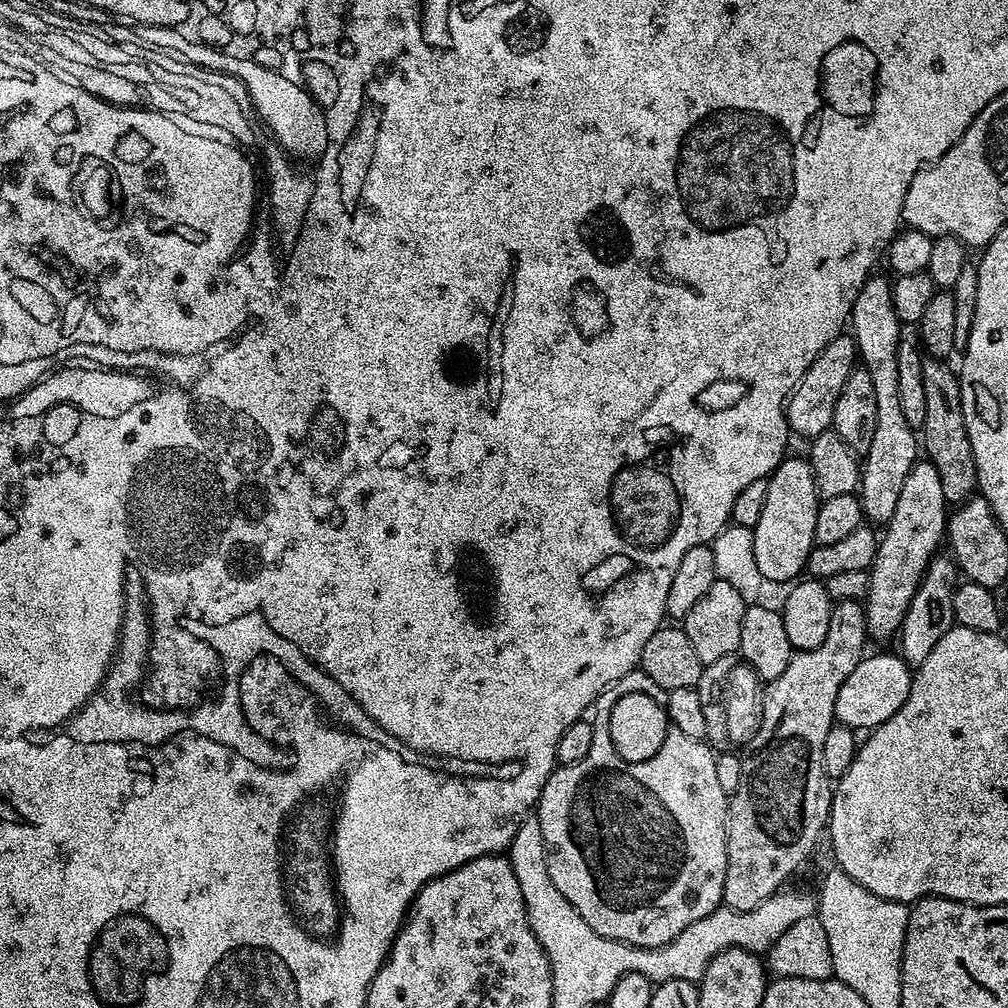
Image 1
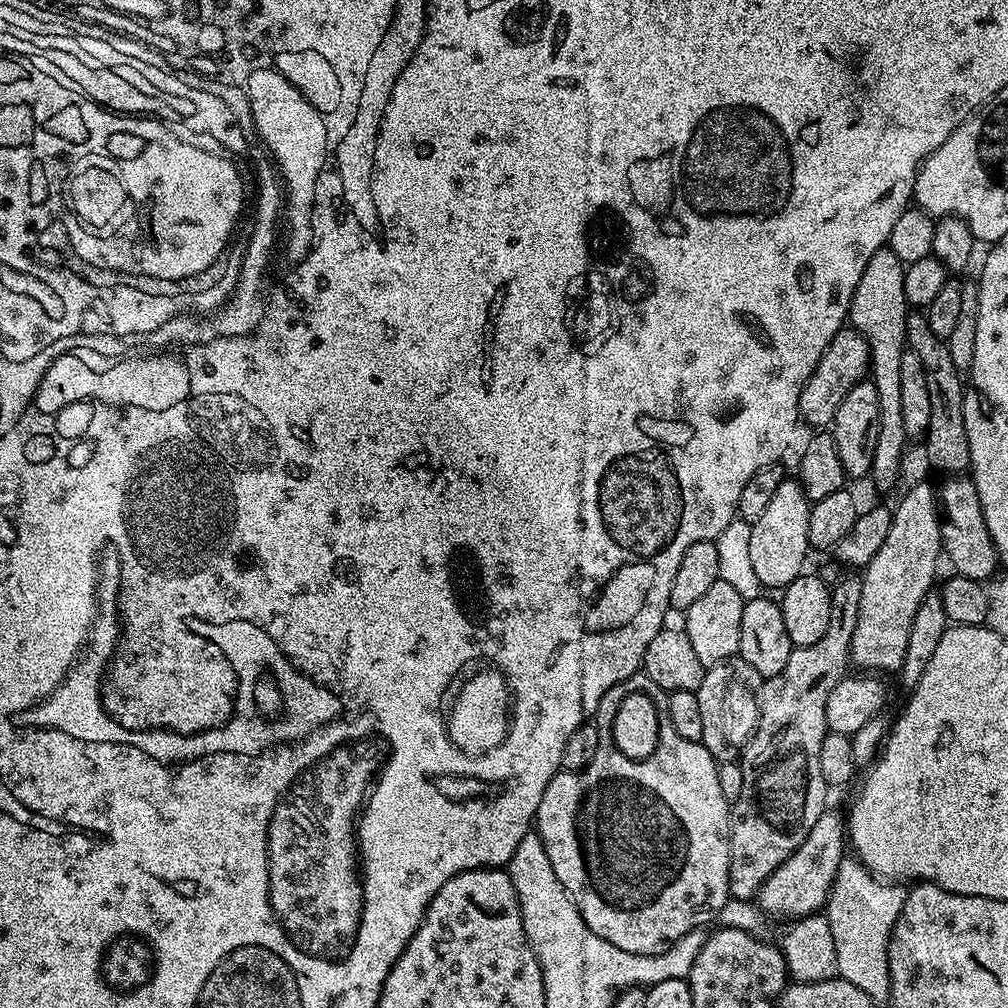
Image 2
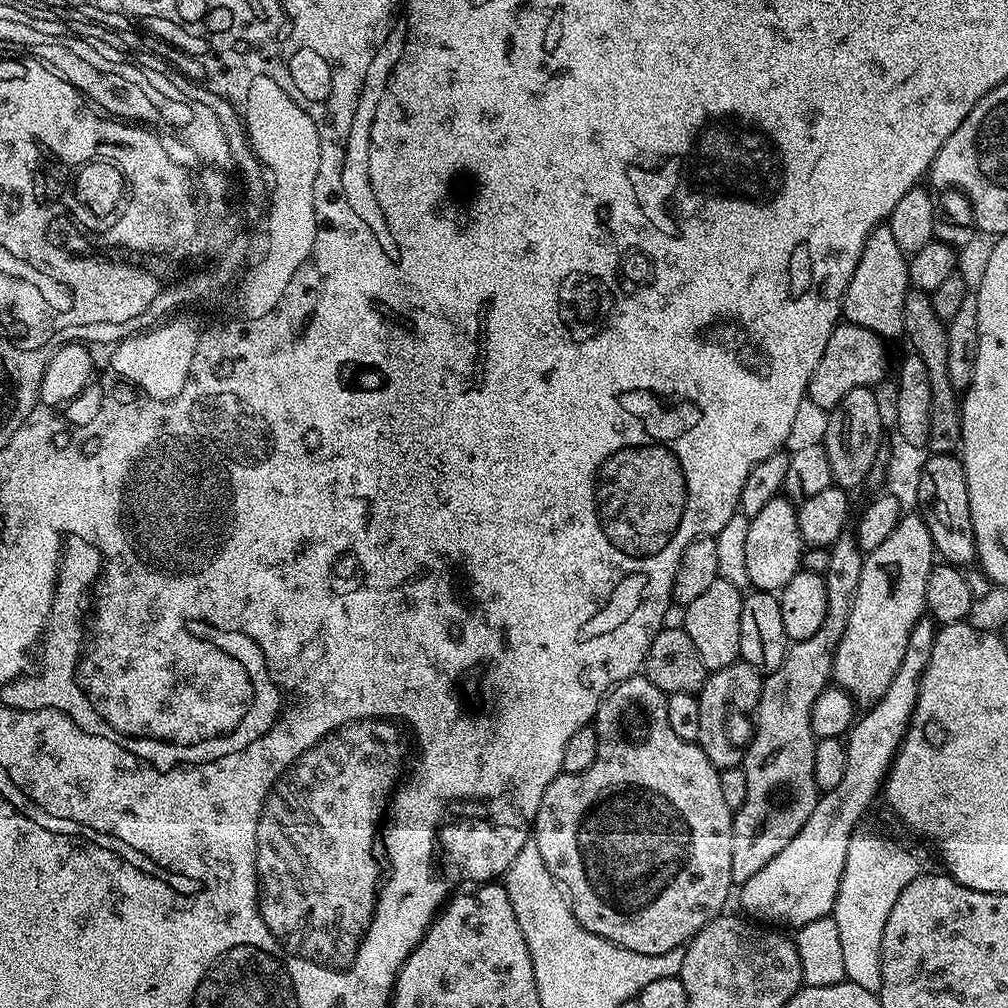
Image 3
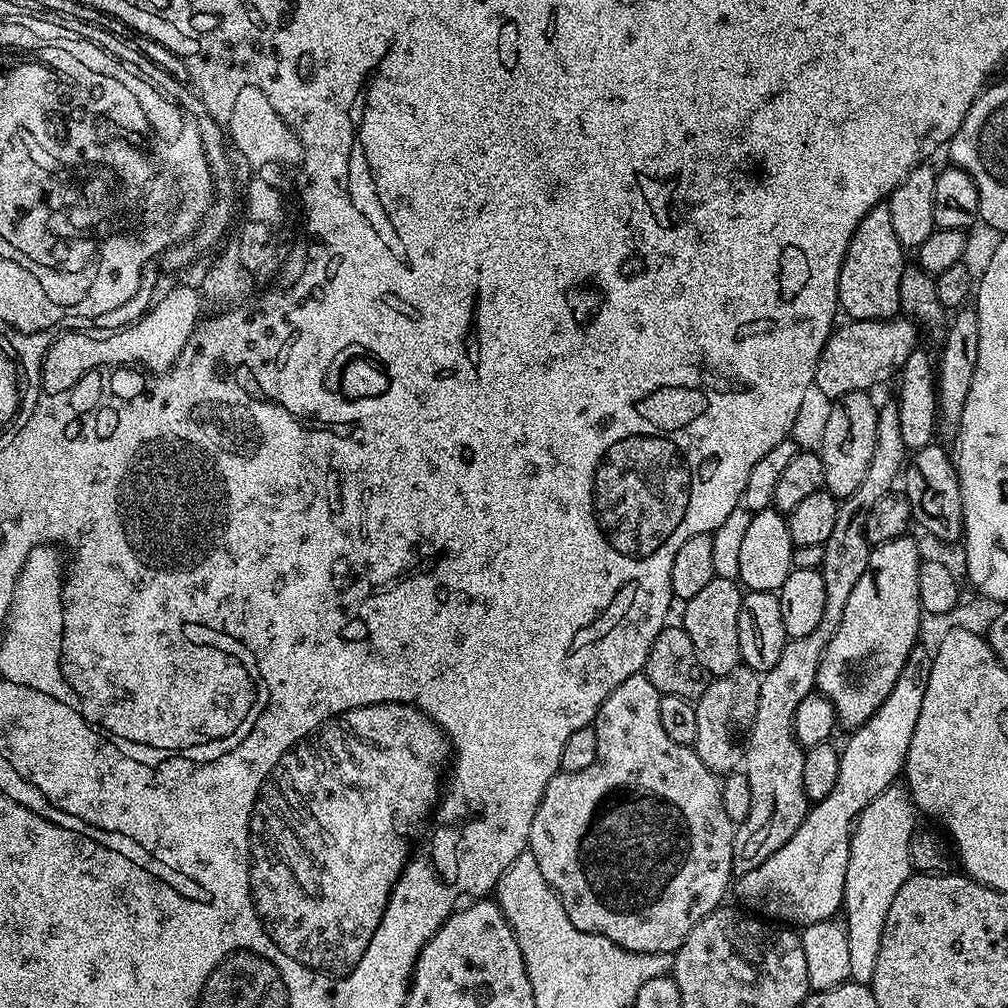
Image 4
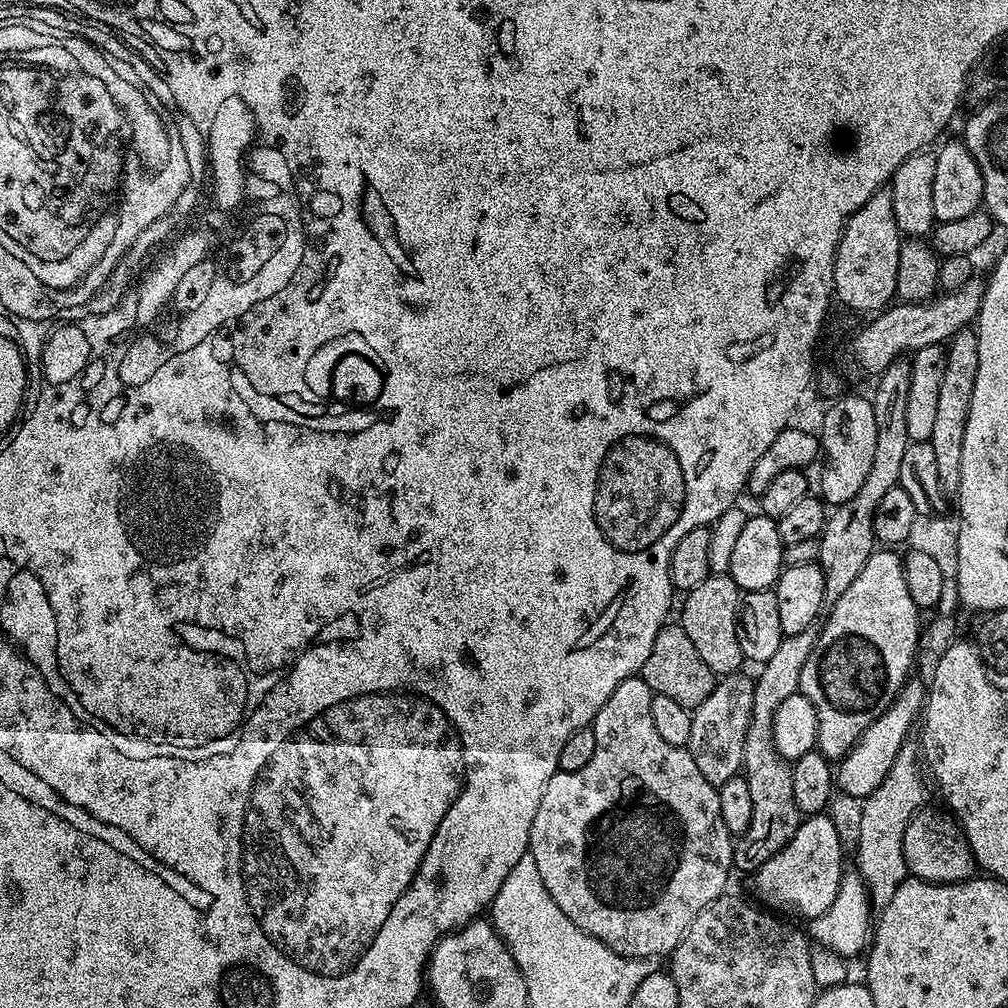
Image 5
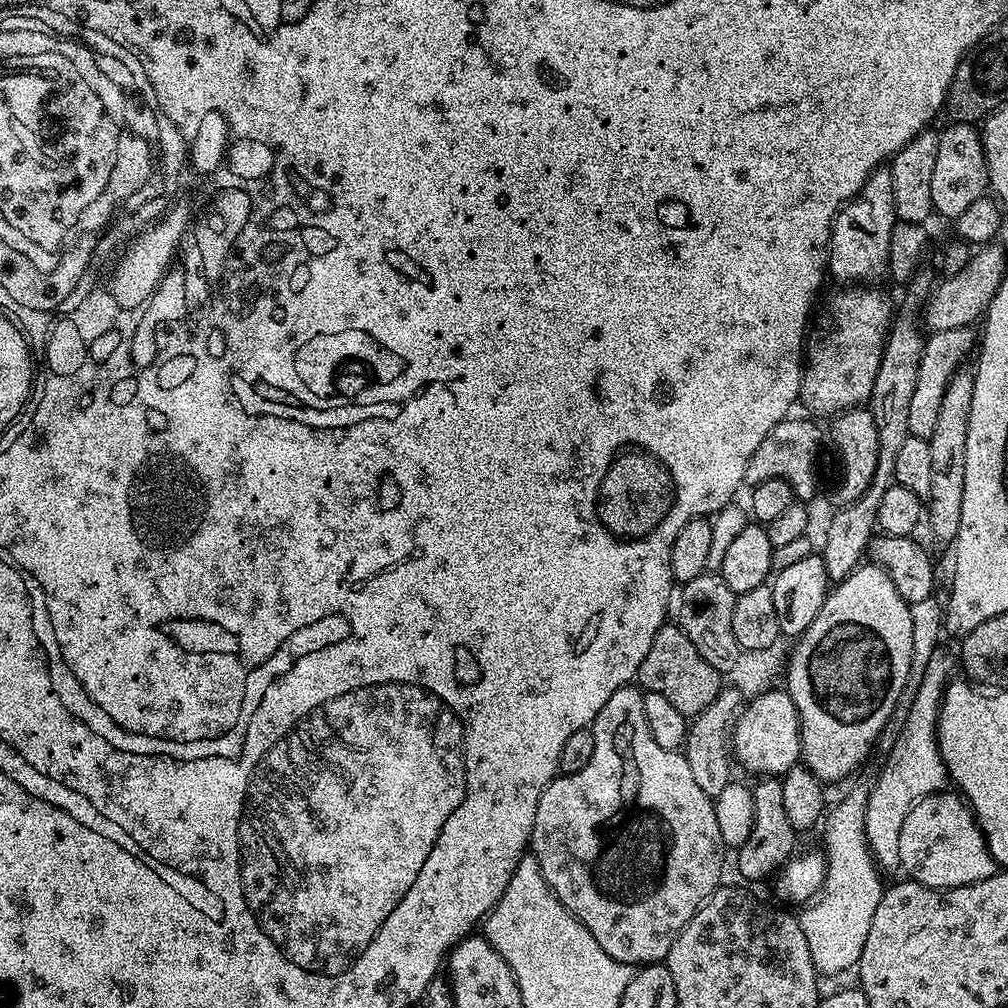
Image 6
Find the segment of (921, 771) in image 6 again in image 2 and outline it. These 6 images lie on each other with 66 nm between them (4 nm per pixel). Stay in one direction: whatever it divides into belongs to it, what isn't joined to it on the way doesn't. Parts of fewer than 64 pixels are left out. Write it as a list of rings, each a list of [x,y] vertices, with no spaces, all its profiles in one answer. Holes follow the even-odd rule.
[[[846,858],[840,863],[832,892],[828,895],[826,915],[834,936],[839,979],[850,982],[850,986],[858,986],[858,990],[878,1006],[888,1003],[888,943],[894,922],[898,922],[898,914],[902,914],[905,895],[905,889],[899,883],[885,882],[873,876],[867,866],[855,858]]]

